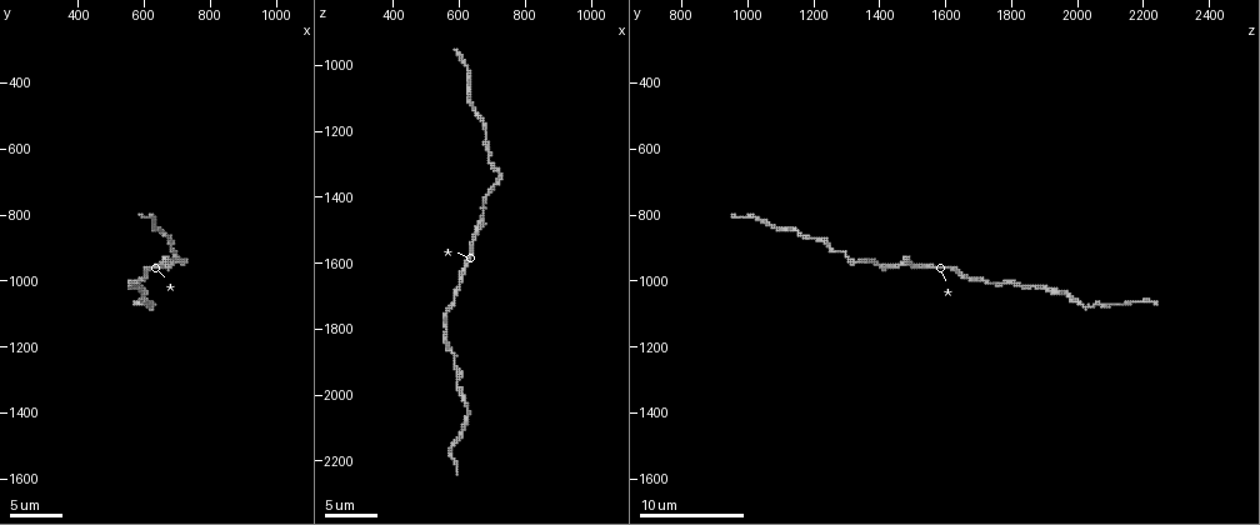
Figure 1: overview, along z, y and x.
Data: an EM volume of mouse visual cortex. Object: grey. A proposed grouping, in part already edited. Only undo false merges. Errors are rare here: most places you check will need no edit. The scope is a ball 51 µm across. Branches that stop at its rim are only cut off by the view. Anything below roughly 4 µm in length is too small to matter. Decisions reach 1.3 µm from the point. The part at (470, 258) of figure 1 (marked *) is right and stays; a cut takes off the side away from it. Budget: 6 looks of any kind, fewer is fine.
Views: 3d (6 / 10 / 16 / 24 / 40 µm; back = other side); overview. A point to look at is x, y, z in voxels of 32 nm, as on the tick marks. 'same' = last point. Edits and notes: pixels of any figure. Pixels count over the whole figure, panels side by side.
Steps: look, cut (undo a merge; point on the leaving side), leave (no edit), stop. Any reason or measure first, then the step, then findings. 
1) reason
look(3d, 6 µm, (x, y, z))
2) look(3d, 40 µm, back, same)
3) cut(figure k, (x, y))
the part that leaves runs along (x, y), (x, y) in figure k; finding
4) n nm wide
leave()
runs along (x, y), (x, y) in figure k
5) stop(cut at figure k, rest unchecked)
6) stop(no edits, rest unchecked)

thick turns thin
look(3d, 6 µm, (680, 960, 1450))

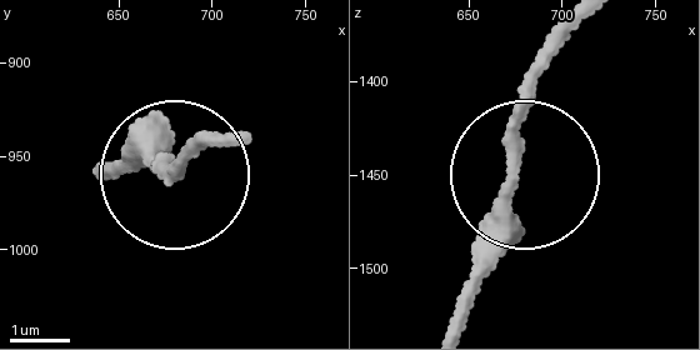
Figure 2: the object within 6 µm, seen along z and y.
look(3d, 6 µm, back, (672, 954, 1448))

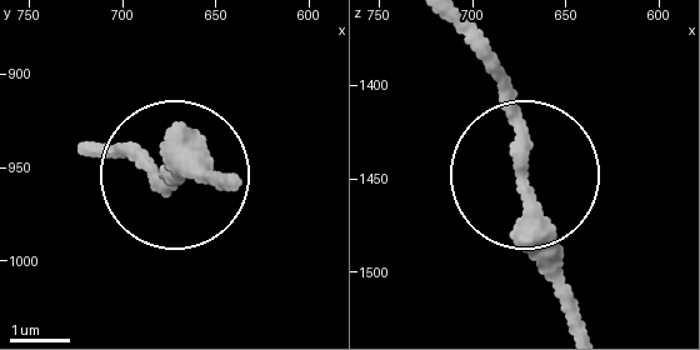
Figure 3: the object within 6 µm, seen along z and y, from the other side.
270 nm wide
leave()
runs along (585, 328), (491, 49) in figure 3; continuous, no second cell

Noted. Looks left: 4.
a narrow waist
look(3d, 16 µm, (590, 1040, 1960))

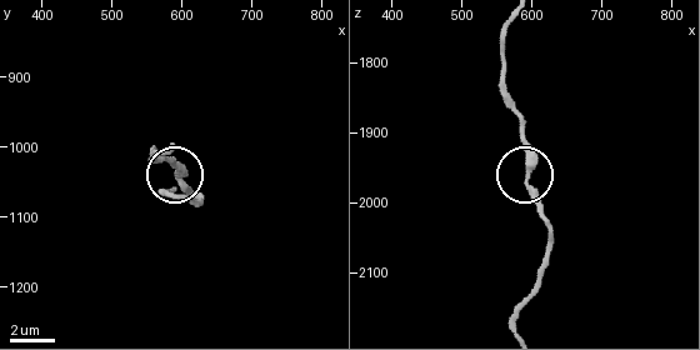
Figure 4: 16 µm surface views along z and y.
look(3d, 16 µm, back, same)

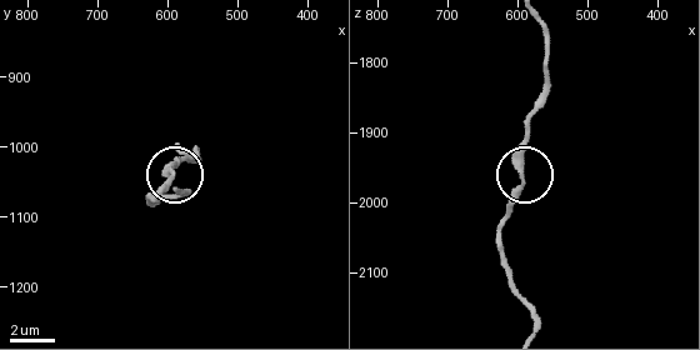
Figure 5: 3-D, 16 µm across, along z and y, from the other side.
250 nm wide
leave()
runs along (179, 149), (194, 158), (171, 169), (151, 206) in figure 5; one cell here

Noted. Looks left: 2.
calibre changes
look(3d, 10 µm, (680, 870, 1220))

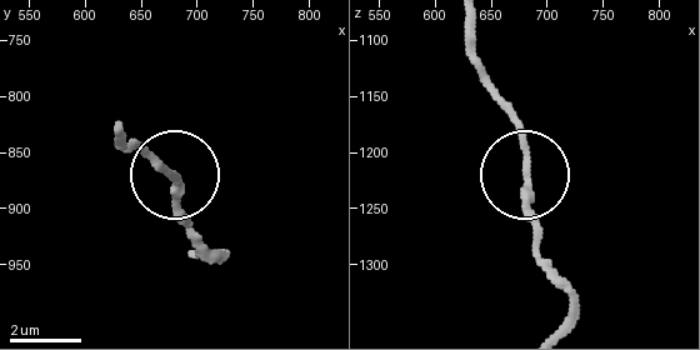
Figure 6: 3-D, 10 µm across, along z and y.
leave()
all the same cell

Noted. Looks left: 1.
stop(no edits, rest unchecked)

